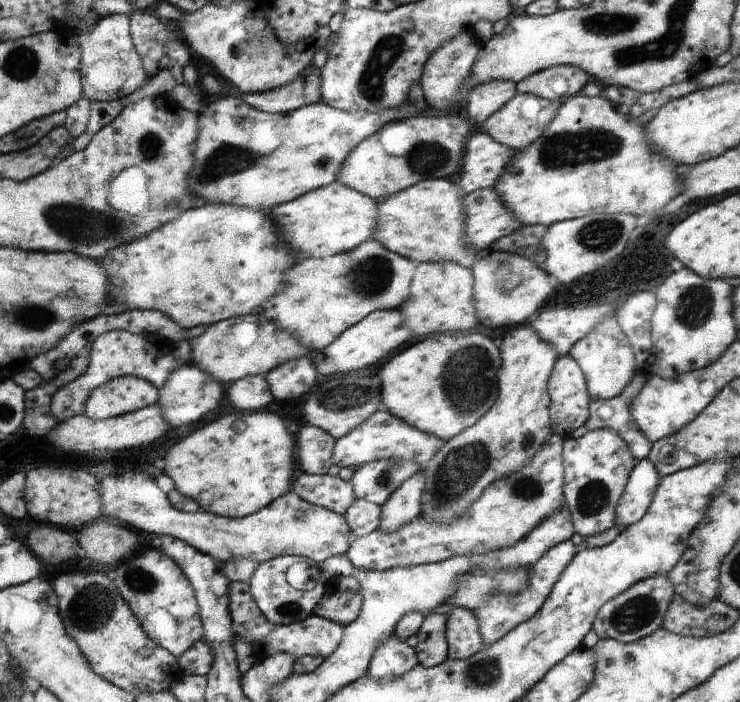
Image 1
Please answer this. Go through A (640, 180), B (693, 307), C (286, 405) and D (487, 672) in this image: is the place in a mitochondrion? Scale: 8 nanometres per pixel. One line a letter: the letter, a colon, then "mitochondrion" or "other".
A: other
B: mitochondrion
C: other
D: mitochondrion

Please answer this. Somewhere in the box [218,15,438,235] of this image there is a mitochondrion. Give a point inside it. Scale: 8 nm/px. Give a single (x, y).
(373, 80)

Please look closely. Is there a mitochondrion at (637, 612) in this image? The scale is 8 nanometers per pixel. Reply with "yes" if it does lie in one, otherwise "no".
yes

